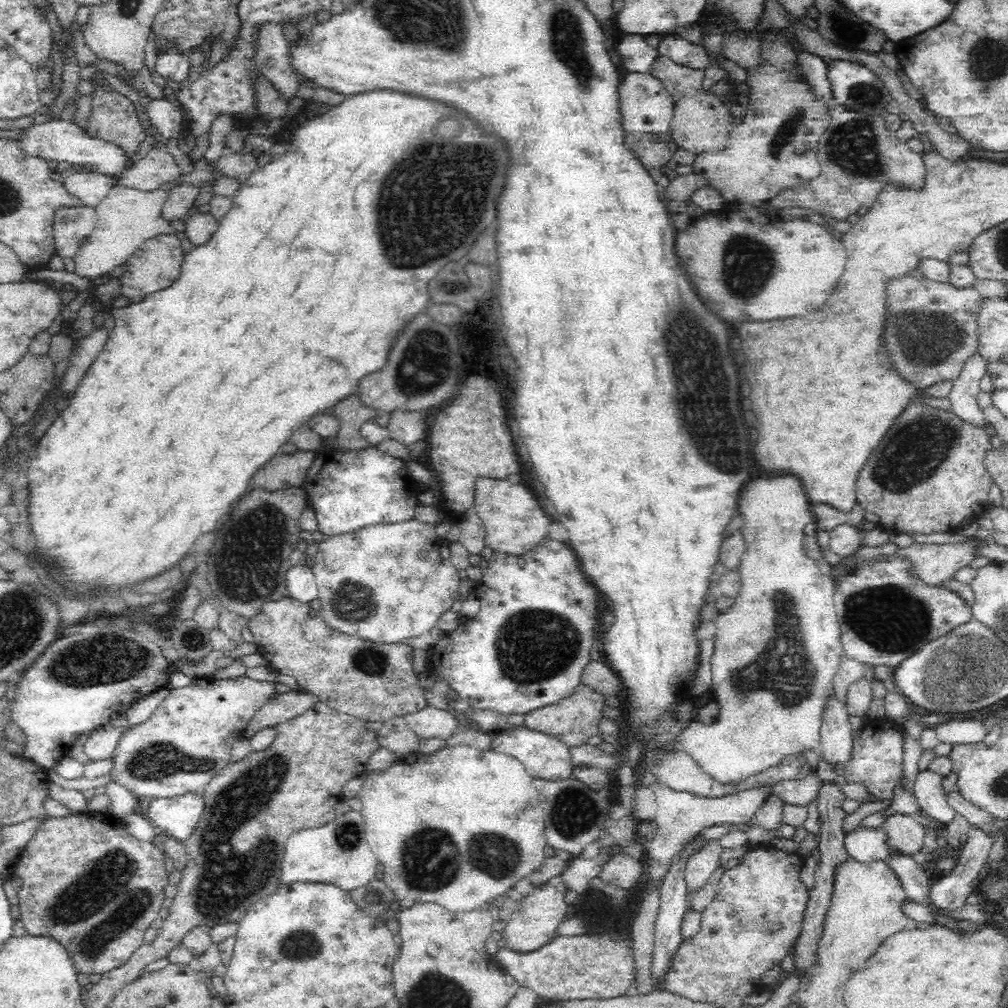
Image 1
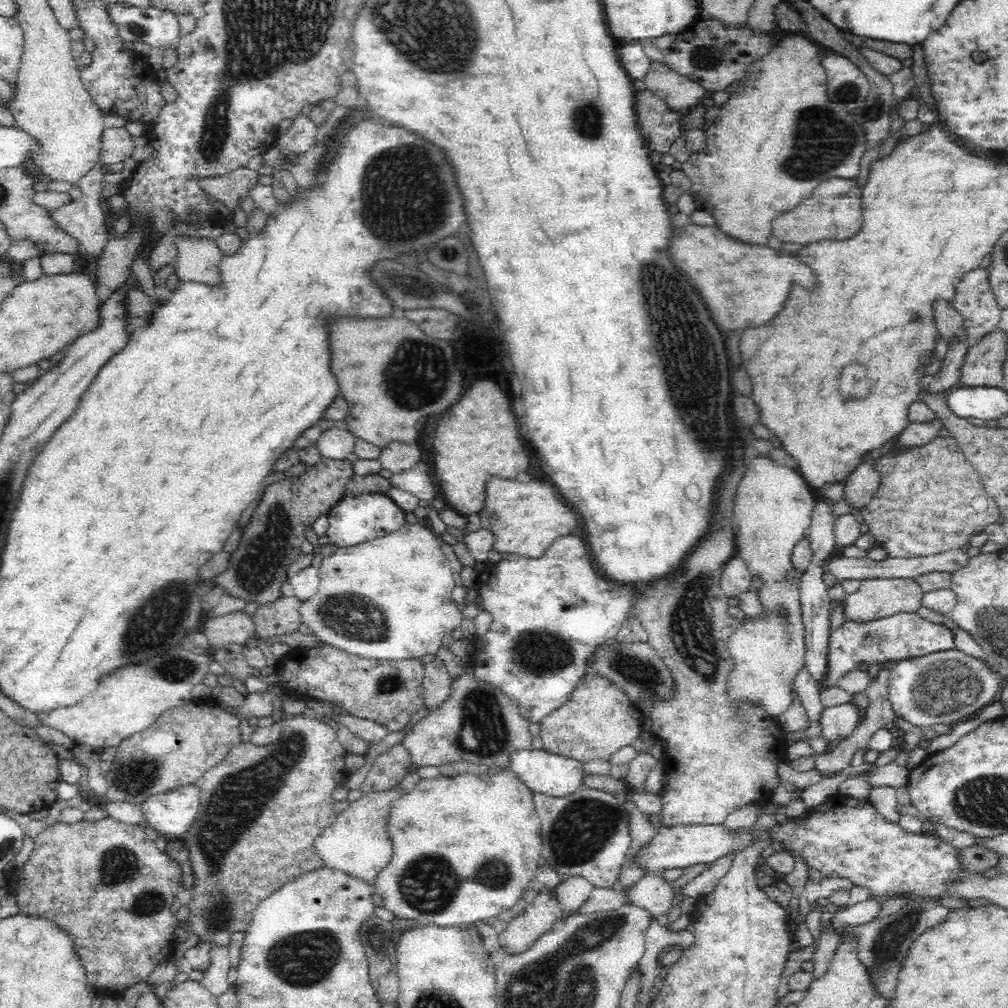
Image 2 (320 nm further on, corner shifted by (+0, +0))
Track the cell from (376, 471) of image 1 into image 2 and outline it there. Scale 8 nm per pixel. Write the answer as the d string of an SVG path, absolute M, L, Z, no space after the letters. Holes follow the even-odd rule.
M362 492L346 496L330 508L328 528L325 535L329 542L338 547L349 547L361 542L387 535L405 525L405 511L382 492Z

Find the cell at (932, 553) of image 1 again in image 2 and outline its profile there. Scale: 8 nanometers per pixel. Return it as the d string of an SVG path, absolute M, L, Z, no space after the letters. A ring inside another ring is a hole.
M868 578L861 580L860 588L848 594L843 601L844 616L854 621L867 621L876 617L889 617L897 612L916 612L922 605L924 590L914 578Z

